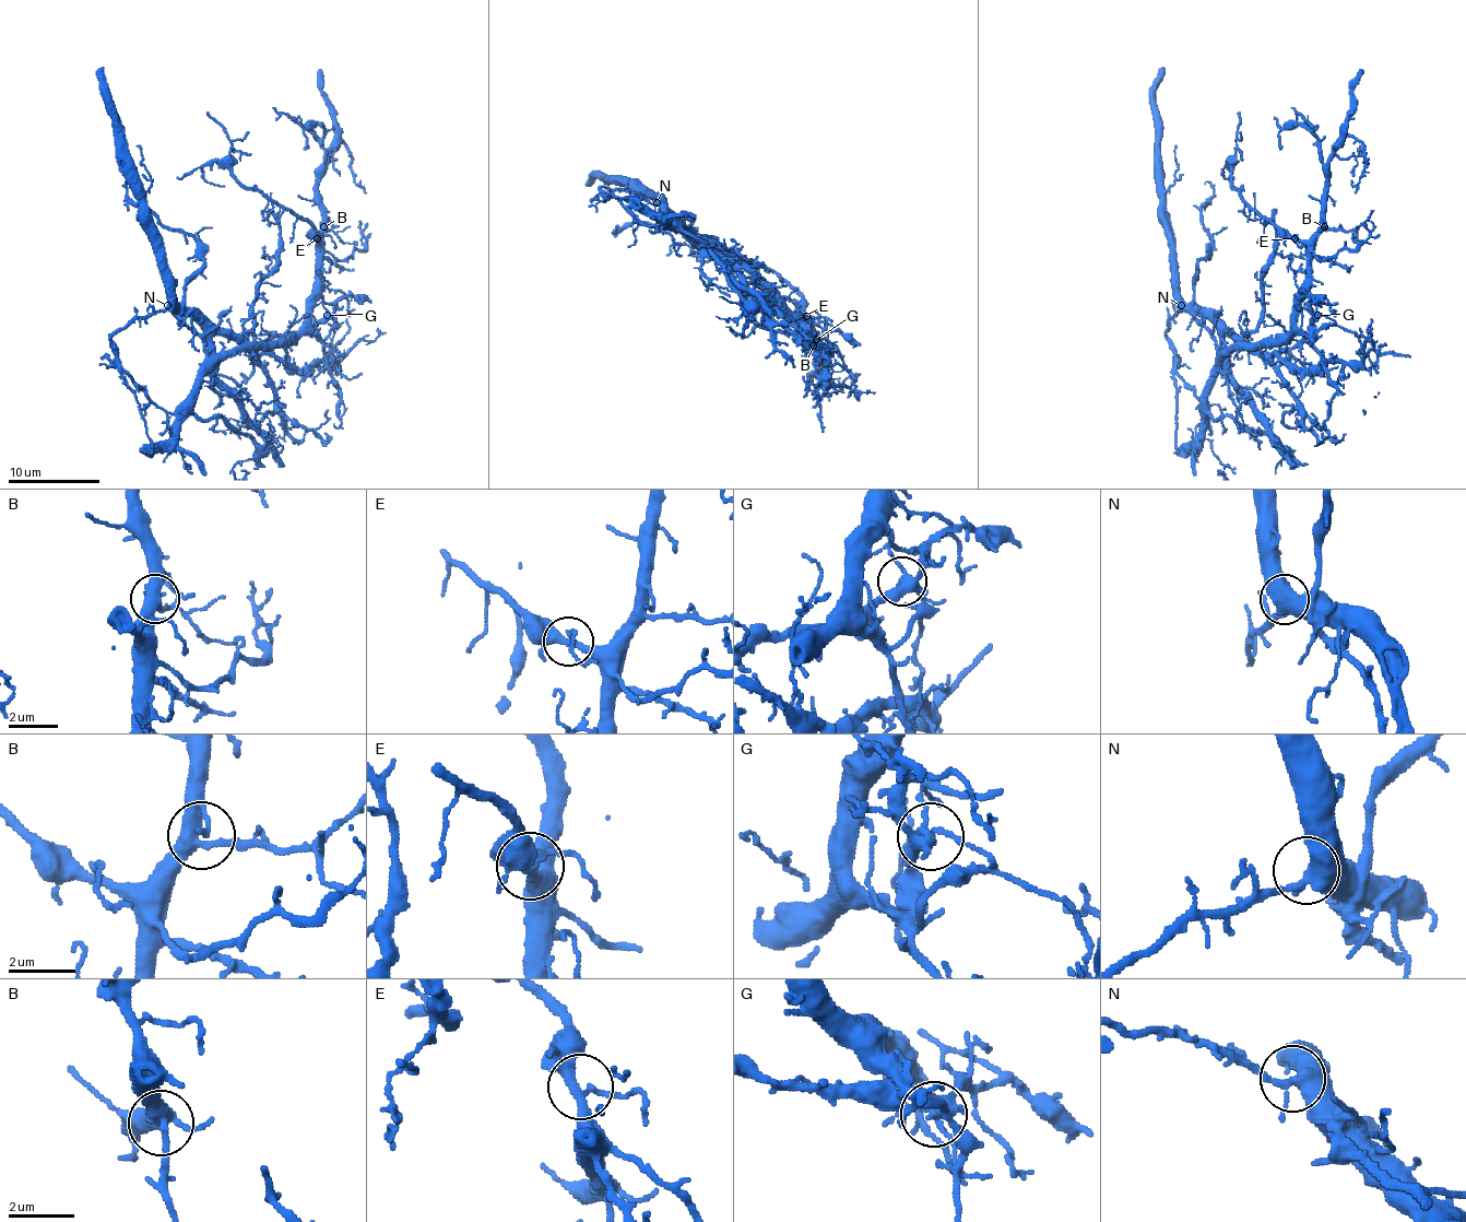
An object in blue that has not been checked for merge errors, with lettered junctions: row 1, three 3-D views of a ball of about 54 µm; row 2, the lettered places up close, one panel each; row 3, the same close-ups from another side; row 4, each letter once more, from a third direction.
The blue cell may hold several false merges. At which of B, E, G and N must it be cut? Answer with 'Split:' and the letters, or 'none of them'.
Split: G

